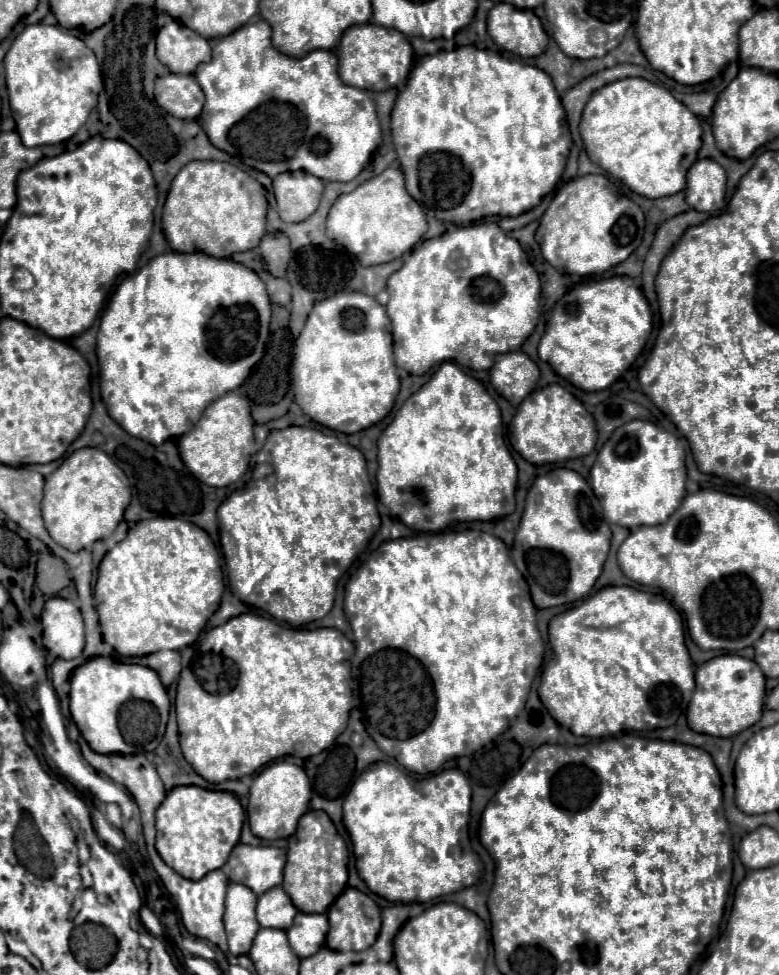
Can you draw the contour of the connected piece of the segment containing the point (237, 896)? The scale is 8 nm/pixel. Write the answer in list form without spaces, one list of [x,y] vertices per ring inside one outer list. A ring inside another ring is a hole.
[[[233,882],[229,884],[225,898],[225,930],[233,956],[241,956],[251,950],[251,942],[259,930],[259,922],[255,918],[255,904],[257,896],[249,892],[249,888]]]

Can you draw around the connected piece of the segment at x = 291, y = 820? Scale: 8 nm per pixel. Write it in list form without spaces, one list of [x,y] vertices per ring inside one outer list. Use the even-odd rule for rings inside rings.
[[[273,762],[265,766],[253,778],[253,784],[251,784],[251,794],[249,794],[246,809],[251,832],[263,840],[289,838],[297,830],[299,818],[309,810],[312,794],[310,779],[303,772],[303,768],[289,762]]]

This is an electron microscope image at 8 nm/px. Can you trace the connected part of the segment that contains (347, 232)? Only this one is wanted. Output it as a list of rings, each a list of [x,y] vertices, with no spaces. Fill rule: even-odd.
[[[387,168],[349,194],[341,194],[329,210],[327,236],[353,254],[363,266],[385,264],[407,254],[427,232],[423,208],[405,190],[403,172]]]

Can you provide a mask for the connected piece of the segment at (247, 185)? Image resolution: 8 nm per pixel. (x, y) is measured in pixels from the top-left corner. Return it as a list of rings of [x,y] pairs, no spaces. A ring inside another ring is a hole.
[[[189,162],[175,176],[163,206],[163,232],[173,252],[205,252],[213,258],[231,258],[235,252],[253,250],[265,236],[267,226],[265,188],[241,168],[229,162]]]

